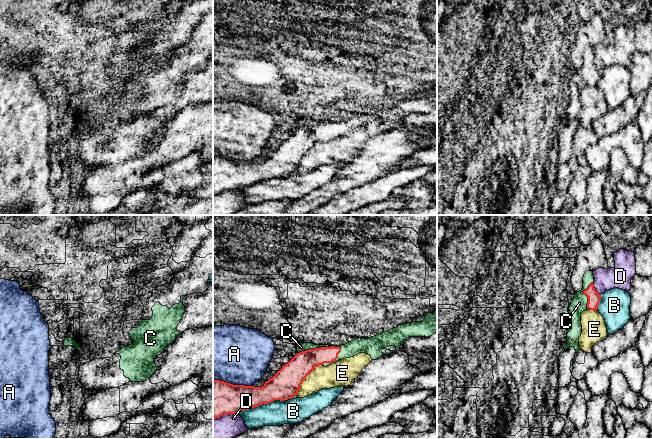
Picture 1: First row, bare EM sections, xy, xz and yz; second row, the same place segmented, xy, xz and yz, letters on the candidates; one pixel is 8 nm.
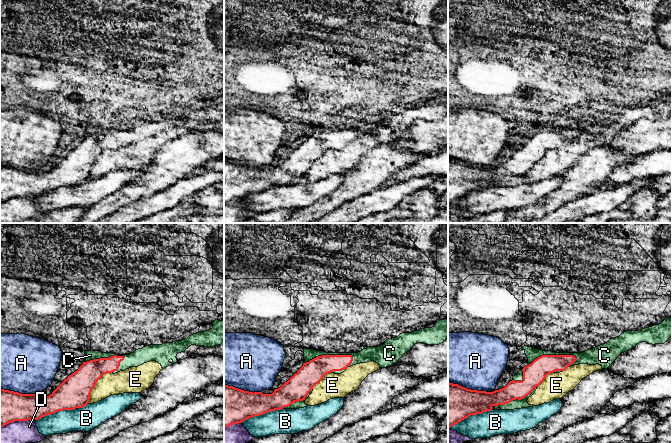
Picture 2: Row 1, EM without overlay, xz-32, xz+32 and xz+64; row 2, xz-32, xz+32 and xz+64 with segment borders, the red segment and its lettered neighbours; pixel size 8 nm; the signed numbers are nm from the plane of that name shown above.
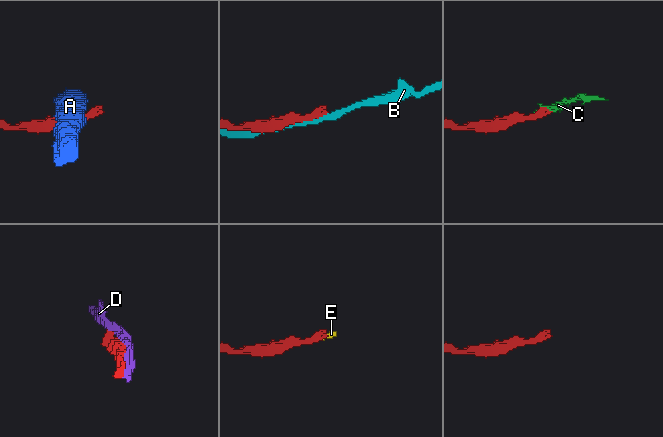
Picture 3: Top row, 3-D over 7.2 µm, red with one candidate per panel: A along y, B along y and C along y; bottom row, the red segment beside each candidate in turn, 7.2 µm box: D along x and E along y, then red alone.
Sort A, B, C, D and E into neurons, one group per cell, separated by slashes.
A / B / C E / D

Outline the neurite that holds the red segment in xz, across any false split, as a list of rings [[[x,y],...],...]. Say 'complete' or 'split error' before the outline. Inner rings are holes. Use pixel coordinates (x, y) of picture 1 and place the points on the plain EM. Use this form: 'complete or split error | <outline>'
complete | [[[331,122],[297,129],[262,163],[233,161],[213,155],[213,195],[238,190],[274,176],[291,175],[315,143],[332,139],[340,128],[340,123]]]

